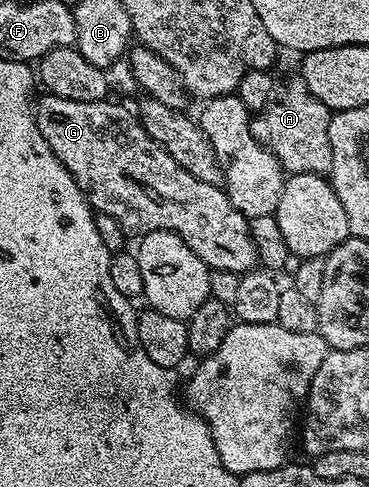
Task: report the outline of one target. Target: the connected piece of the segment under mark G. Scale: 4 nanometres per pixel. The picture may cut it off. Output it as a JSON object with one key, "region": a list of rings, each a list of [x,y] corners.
{"region":[[[47,93],[41,94],[41,96],[41,99],[37,98],[34,103],[38,133],[42,133],[42,141],[46,141],[46,145],[50,145],[54,157],[58,157],[58,161],[62,161],[65,169],[72,174],[74,181],[78,185],[78,189],[83,193],[85,199],[87,199],[88,205],[92,208],[93,212],[105,215],[106,217],[114,217],[114,221],[118,221],[118,225],[129,236],[136,235],[135,237],[143,237],[152,231],[173,231],[175,235],[182,237],[182,241],[186,241],[186,245],[190,245],[190,249],[194,249],[196,256],[213,271],[221,273],[229,271],[232,277],[239,277],[245,271],[251,271],[257,266],[257,251],[254,241],[251,239],[249,219],[238,209],[234,209],[234,205],[228,200],[227,190],[223,186],[215,187],[209,183],[198,181],[198,177],[194,177],[189,171],[182,169],[182,165],[178,165],[178,161],[174,161],[174,157],[170,157],[170,153],[166,153],[166,149],[162,145],[158,145],[158,141],[154,141],[148,136],[146,129],[133,112],[131,115],[122,104],[112,103],[113,100],[111,98],[99,99],[98,101],[66,101],[66,97],[54,97]]]}

